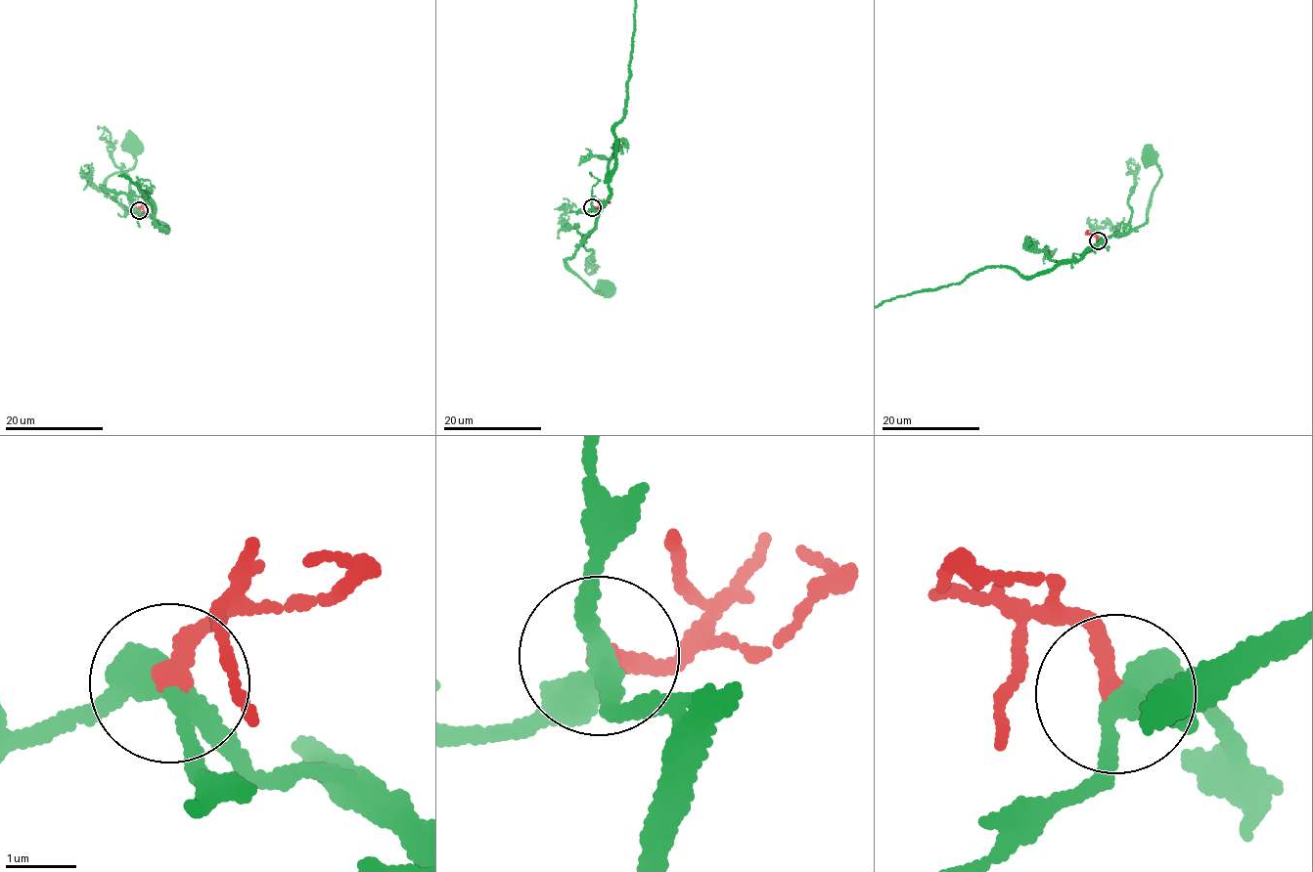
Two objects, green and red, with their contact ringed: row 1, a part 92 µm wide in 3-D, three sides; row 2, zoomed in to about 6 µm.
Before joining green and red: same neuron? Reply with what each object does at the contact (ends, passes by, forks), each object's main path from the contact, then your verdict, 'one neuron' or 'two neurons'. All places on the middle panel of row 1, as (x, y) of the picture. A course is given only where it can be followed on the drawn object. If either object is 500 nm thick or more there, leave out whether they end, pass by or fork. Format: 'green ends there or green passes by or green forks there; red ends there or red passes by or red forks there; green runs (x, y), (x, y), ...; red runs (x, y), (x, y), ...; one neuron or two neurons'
green forks there; red ends there; green runs (592, 207), (598, 212), (593, 228), (565, 263), (594, 291), (601, 293), (607, 288); red runs (592, 207), (605, 205), (607, 200); one neuron

